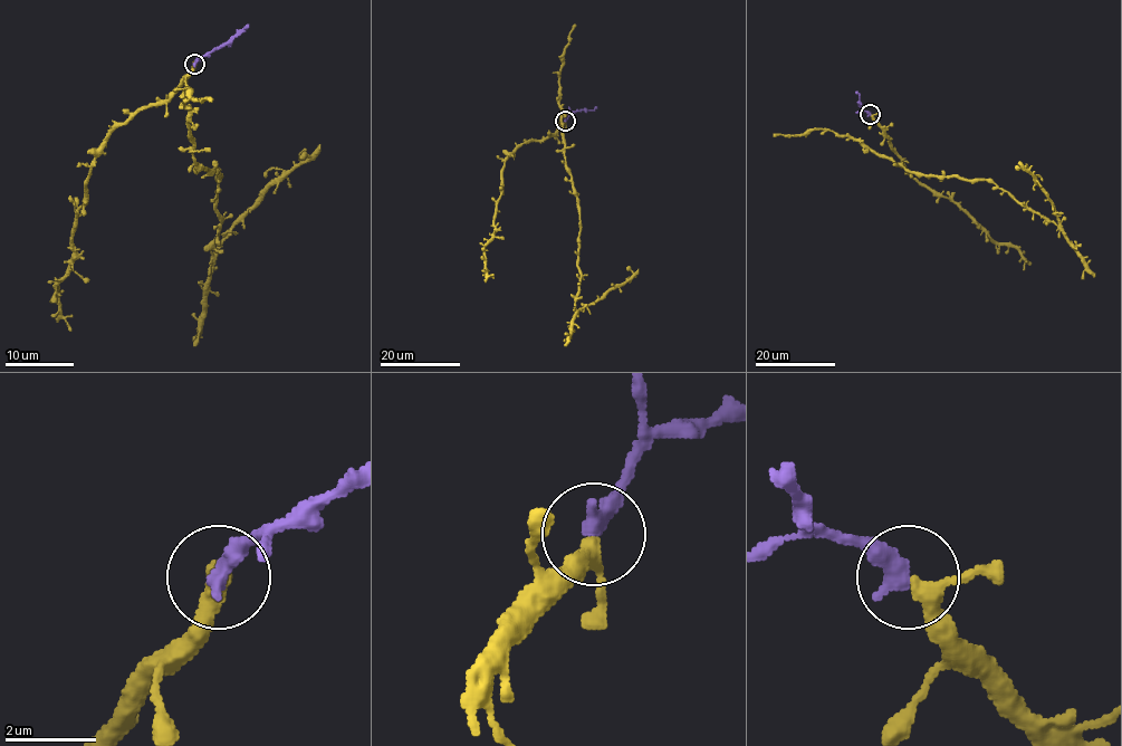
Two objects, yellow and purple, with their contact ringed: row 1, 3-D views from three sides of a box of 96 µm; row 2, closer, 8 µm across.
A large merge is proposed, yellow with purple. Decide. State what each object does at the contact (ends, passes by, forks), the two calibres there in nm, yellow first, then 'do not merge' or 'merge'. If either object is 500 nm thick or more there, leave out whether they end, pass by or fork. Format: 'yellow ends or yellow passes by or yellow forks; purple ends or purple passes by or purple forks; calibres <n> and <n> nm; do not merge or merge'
yellow passes by; purple ends; calibres 300 and 400 nm; merge

